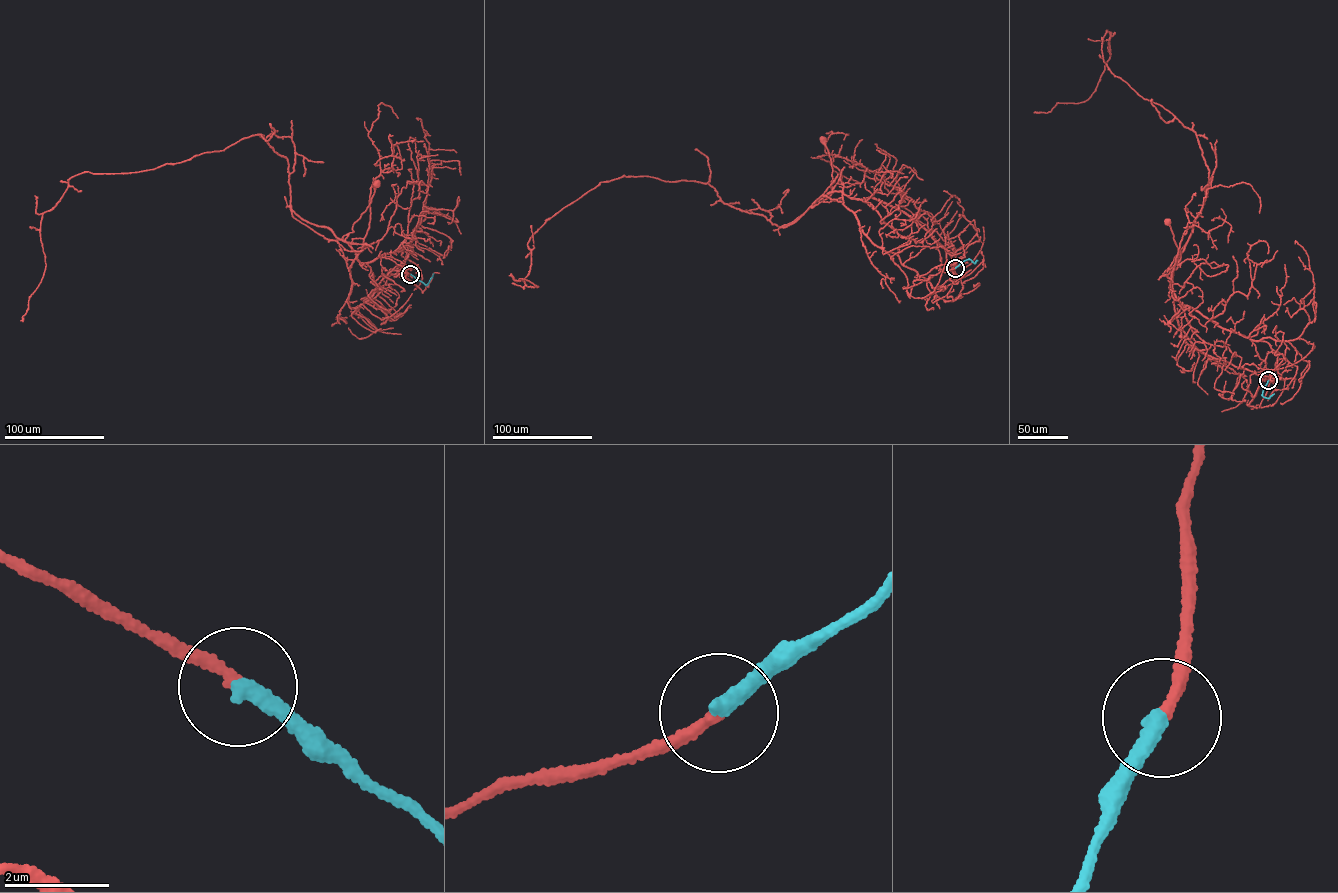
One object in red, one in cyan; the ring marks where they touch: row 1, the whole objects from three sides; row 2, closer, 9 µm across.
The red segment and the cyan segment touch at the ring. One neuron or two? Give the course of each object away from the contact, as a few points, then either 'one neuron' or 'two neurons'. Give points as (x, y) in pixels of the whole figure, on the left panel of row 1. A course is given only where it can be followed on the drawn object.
red via (410, 274), (397, 269), (406, 259), (411, 242), (401, 250), (362, 263), (345, 240), (370, 203), (377, 183) | cyan via (410, 274), (426, 285), (433, 273) | one neuron

